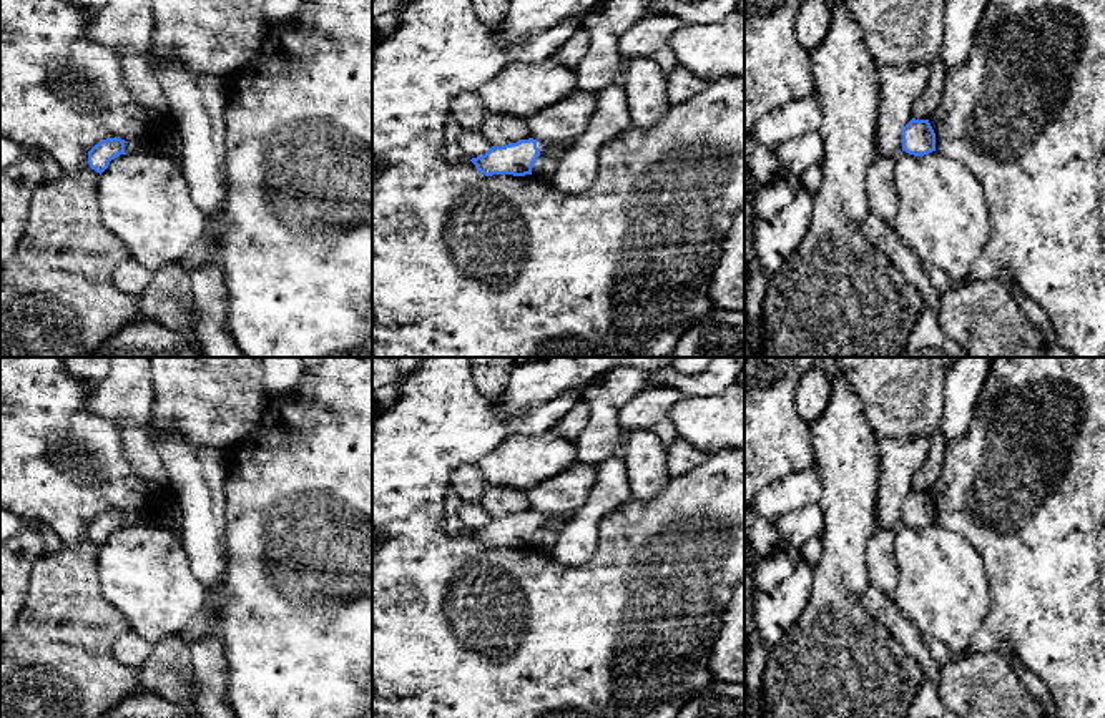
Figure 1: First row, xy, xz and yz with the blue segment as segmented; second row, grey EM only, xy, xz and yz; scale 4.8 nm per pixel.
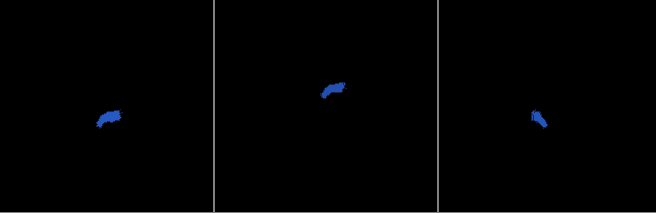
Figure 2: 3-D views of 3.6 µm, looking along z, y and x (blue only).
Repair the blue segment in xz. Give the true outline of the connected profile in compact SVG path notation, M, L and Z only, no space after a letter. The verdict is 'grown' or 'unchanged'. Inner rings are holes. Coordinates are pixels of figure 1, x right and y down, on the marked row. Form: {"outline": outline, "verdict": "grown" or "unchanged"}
{"outline": "M528 138L505 146L492 146L485 155L472 158L470 161L485 176L525 176L532 175L533 163L540 155L560 160L567 153L567 148L567 145Z", "verdict": "grown"}

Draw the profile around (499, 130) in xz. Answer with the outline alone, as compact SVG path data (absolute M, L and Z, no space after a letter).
M490 111L485 113L479 131L492 146L505 146L532 138L525 118L505 116Z

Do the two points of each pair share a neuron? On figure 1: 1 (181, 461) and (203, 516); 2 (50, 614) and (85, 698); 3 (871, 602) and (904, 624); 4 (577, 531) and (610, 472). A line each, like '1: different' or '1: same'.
1: same
2: same
3: same
4: same

